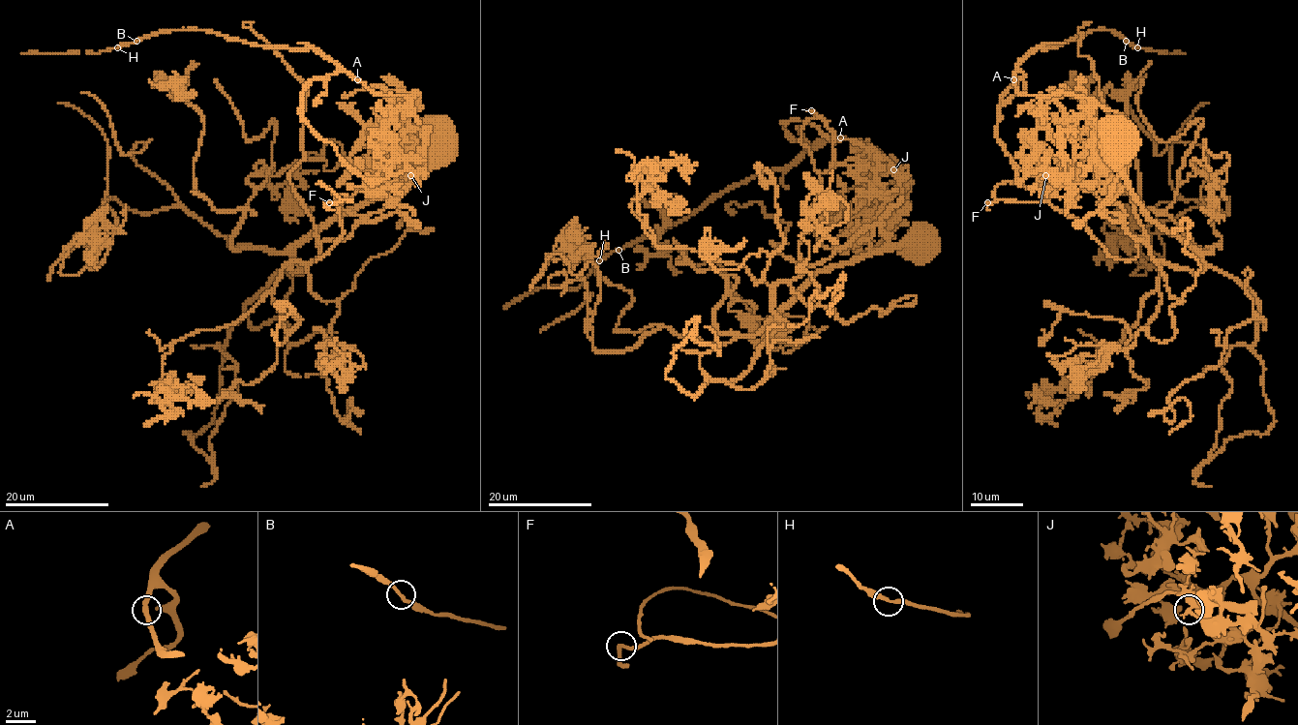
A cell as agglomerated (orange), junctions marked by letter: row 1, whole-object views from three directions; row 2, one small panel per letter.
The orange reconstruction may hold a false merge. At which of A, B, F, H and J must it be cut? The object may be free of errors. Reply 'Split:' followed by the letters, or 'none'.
Split: J

